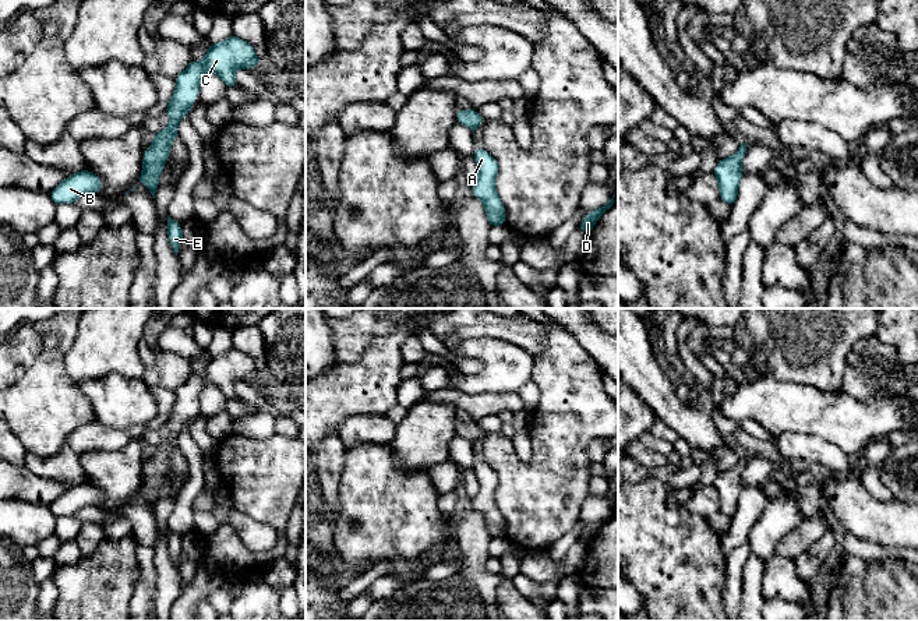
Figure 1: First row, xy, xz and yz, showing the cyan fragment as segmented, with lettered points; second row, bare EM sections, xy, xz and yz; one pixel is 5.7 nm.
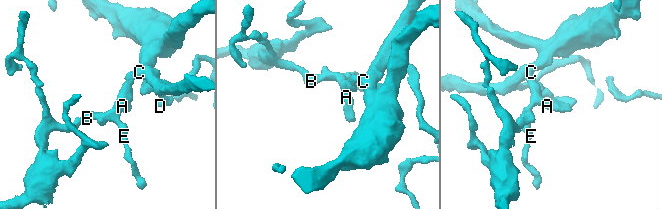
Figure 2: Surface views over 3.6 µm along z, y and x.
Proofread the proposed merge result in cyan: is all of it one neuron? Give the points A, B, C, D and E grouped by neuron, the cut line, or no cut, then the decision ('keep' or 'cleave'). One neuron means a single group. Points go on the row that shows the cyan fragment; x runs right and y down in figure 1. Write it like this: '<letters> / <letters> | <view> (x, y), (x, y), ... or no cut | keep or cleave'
A B C D E | no cut | keep

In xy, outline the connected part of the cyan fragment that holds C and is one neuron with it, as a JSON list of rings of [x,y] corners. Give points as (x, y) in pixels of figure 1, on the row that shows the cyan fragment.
[[[234,35],[223,42],[211,45],[201,63],[191,60],[190,66],[174,78],[176,91],[166,109],[170,124],[160,130],[151,147],[144,151],[140,181],[124,194],[133,191],[138,184],[148,184],[149,193],[155,198],[159,187],[158,180],[169,158],[170,145],[179,137],[177,124],[194,107],[193,100],[200,95],[200,82],[205,73],[216,73],[227,88],[234,88],[234,71],[237,68],[250,70],[259,64],[262,61],[257,57],[254,47]]]

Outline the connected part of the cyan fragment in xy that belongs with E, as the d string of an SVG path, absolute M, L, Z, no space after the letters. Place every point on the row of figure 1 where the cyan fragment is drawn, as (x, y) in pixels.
M167 215L167 233L169 233L170 244L172 244L173 250L174 250L176 255L177 255L180 241L183 240L183 229L169 215Z

